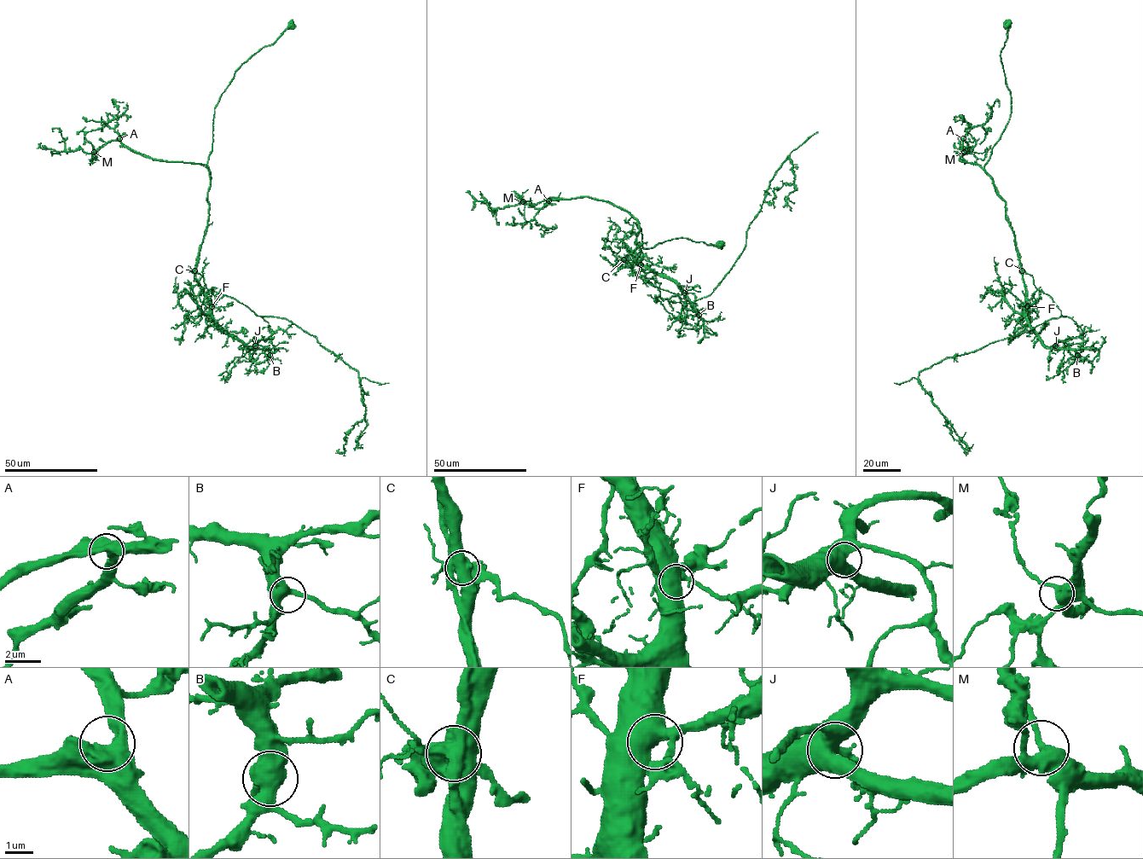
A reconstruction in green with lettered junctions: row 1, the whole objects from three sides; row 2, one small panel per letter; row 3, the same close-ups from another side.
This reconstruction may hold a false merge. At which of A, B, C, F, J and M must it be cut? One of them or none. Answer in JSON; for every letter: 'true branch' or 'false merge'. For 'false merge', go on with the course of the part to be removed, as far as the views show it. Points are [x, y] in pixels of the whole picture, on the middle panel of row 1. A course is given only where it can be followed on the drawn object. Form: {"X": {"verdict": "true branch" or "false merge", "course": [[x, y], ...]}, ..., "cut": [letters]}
{"A": {"verdict": "true branch"}, "B": {"verdict": "true branch"}, "C": {"verdict": "false merge", "course": [[623, 259], [650, 284], [693, 303], [713, 291], [745, 248], [788, 156], [794, 181], [775, 188], [768, 202]]}, "F": {"verdict": "true branch"}, "J": {"verdict": "true branch"}, "M": {"verdict": "true branch"}, "cut": ["C"]}

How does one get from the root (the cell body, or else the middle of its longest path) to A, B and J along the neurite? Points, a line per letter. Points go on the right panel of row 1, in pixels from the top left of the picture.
A: (1006, 26), (1007, 38), (1000, 59), (1011, 95), (1009, 121), (983, 169), (960, 159), (963, 138)
B: (1006, 26), (1000, 59), (1011, 114), (984, 171), (1006, 202), (1026, 290), (1026, 319), (1045, 345), (1077, 355)
J: (1006, 26), (1000, 59), (1011, 114), (984, 171), (1006, 202), (1026, 290), (1026, 319), (1045, 345), (1055, 345)

